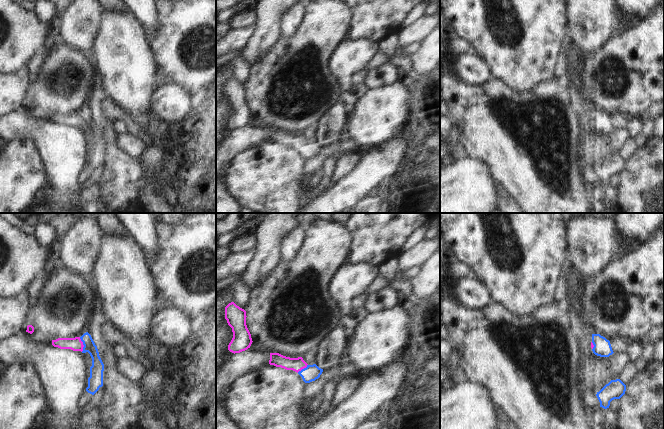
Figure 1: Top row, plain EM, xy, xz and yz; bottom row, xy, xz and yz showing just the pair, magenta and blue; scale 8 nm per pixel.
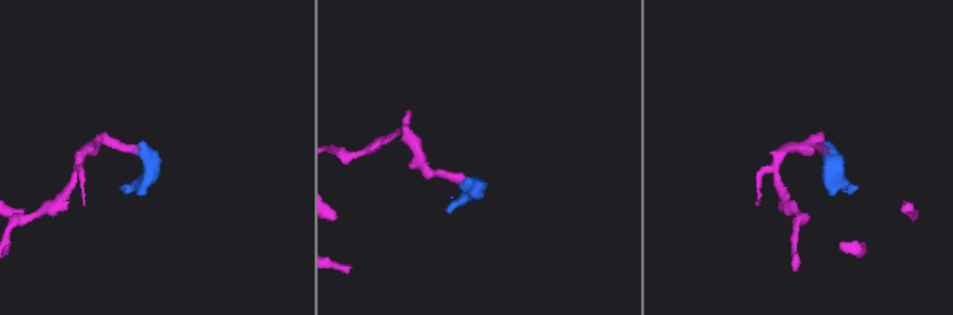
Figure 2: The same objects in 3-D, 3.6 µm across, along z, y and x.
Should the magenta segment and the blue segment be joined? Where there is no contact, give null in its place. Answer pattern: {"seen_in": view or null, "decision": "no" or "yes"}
{"seen_in": "xy", "decision": "yes"}

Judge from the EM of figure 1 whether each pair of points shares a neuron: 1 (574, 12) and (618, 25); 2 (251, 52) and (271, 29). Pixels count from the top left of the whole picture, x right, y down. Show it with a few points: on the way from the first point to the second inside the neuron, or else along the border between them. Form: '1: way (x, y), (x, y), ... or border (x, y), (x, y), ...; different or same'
1: way (585, 12), (591, 18), (607, 18); same
2: way (257, 46), (267, 35); same

